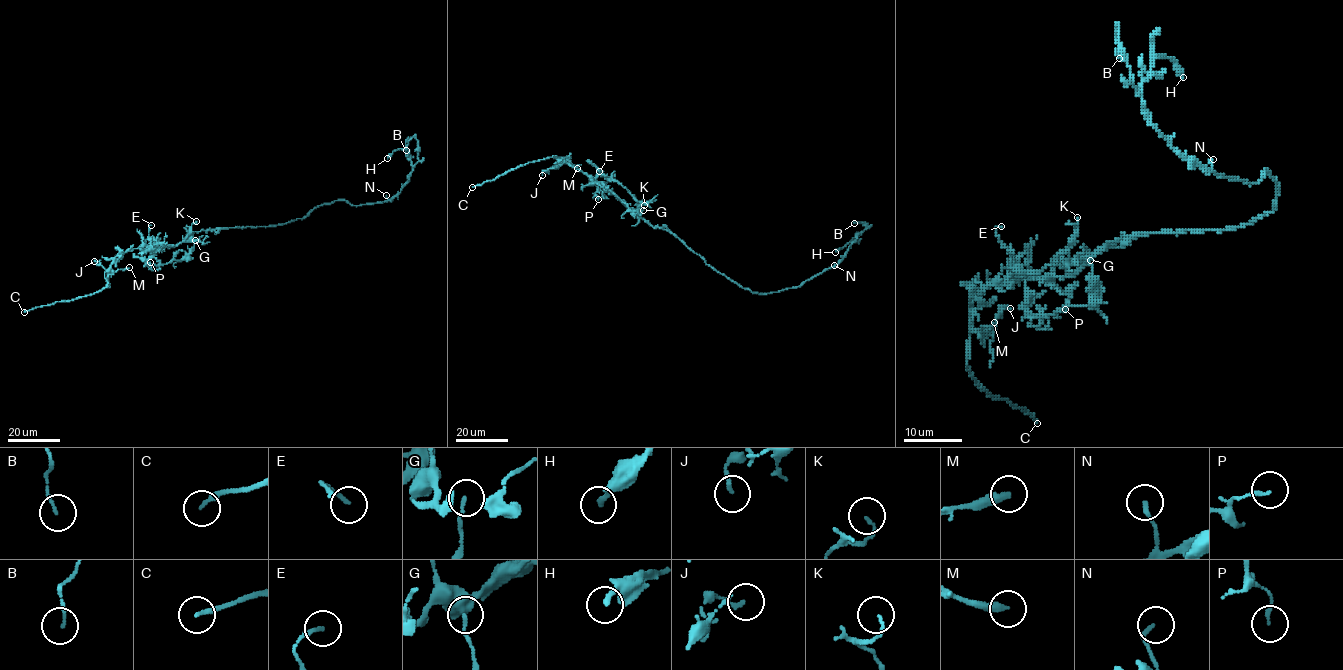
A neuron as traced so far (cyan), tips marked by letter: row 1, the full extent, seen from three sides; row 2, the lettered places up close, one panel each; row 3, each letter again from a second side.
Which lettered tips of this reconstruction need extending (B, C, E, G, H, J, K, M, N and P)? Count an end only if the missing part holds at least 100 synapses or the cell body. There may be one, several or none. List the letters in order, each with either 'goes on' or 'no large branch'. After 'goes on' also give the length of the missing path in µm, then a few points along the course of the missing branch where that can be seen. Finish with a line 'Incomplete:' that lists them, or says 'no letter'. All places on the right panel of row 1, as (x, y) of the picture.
B: no large branch
C: goes on; about 6 µm are missing; missing branch runs (1037, 423), (1045, 436)
E: no large branch
G: no large branch
H: no large branch
J: no large branch
K: no large branch
M: no large branch
N: no large branch
P: no large branch
Incomplete: C

